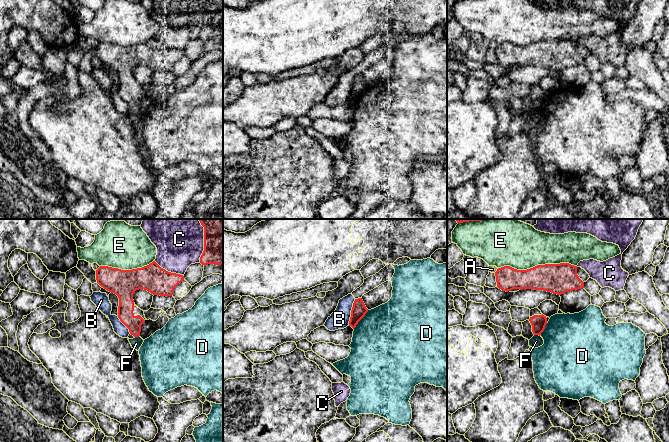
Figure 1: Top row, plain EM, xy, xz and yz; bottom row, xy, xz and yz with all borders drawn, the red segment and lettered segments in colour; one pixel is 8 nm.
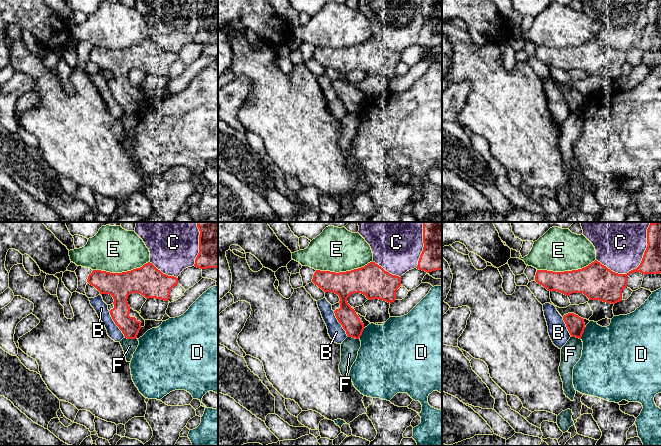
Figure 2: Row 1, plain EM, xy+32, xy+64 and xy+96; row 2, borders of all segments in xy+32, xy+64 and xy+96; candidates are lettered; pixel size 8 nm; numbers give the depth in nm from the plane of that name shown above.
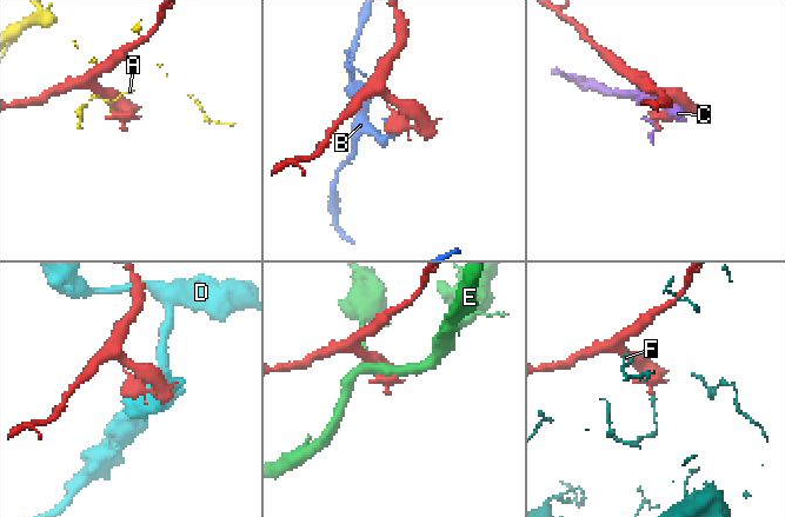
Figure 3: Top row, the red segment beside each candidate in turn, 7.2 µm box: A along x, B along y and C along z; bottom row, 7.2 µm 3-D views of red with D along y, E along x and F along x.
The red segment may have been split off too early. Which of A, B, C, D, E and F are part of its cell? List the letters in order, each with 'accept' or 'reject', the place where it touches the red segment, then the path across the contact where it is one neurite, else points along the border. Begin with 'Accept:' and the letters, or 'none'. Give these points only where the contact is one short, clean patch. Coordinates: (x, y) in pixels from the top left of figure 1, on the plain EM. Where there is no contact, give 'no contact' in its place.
Accept: none
A: reject; contact yz (497, 46)
B: reject; contact xz (351, 88); border xz (355, 75), (348, 101)
C: reject; contact xy (204, 19)
D: reject; contact xz (361, 94); border xz (368, 86), (353, 104)
E: reject; contact yz (537, 41)
F: reject; contact yz (537, 110); border yz (534, 110), (539, 112)

